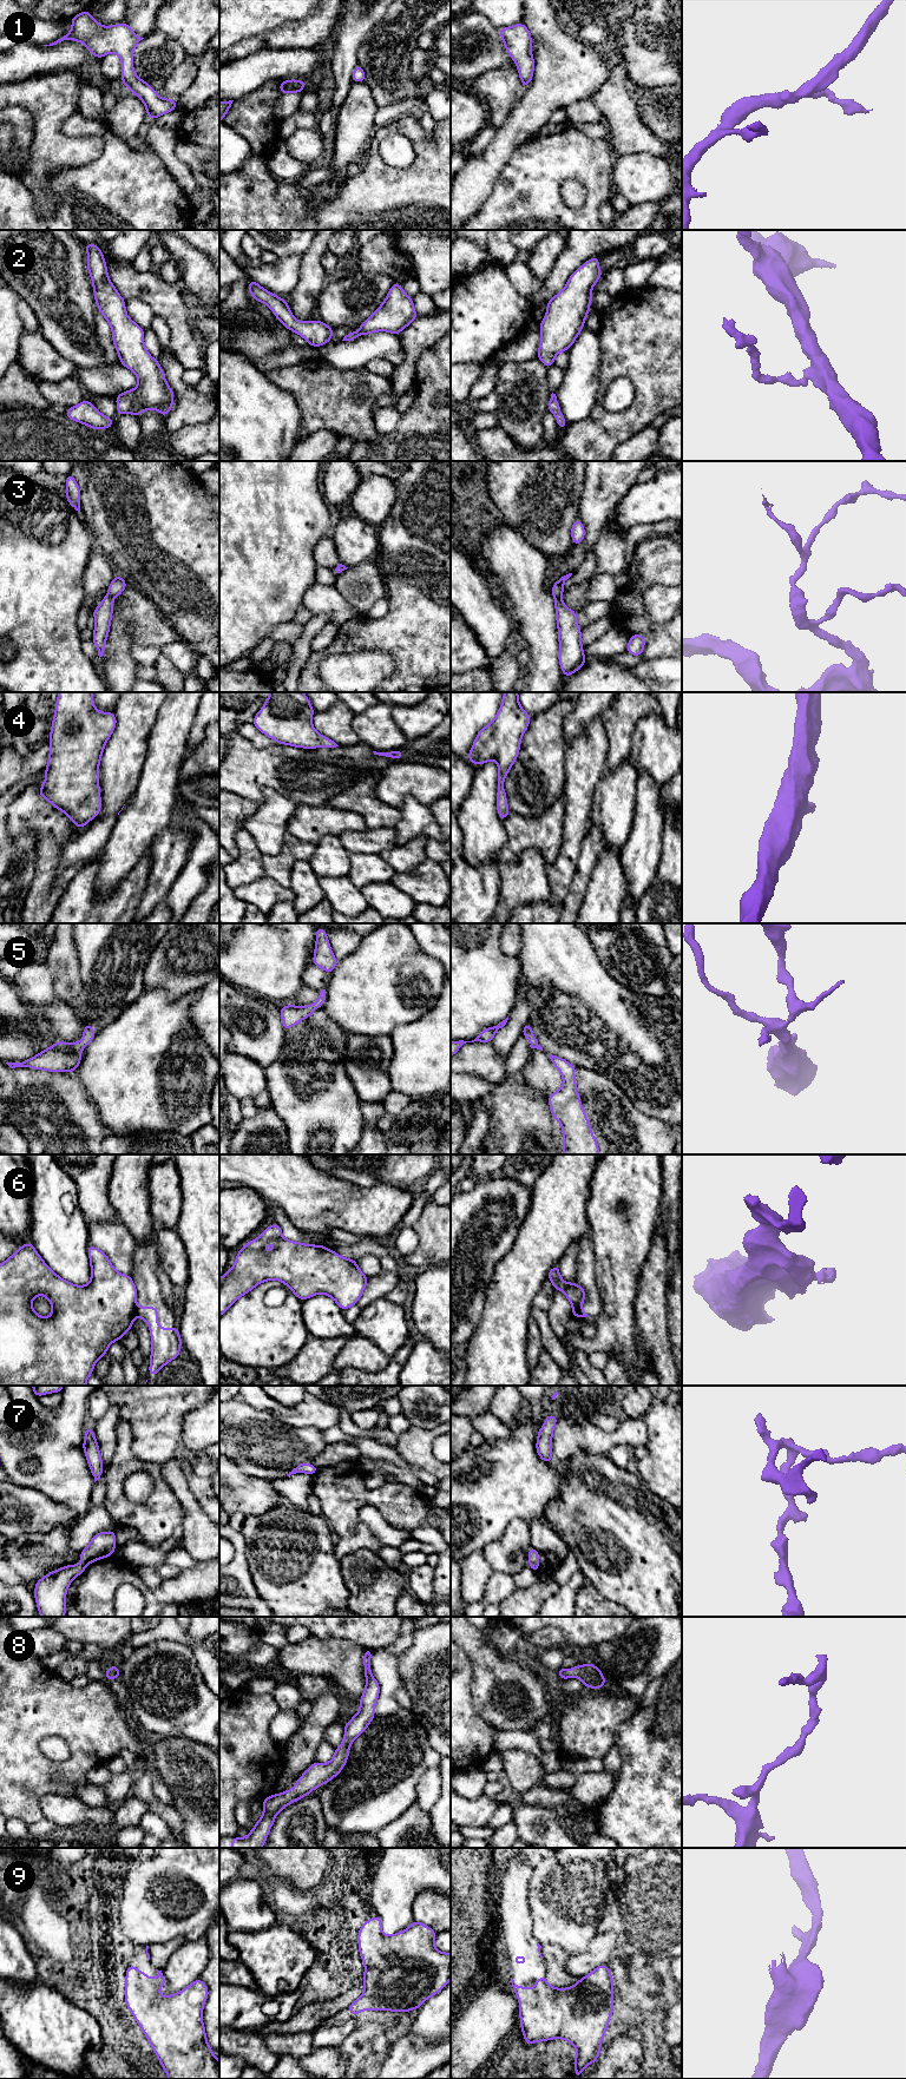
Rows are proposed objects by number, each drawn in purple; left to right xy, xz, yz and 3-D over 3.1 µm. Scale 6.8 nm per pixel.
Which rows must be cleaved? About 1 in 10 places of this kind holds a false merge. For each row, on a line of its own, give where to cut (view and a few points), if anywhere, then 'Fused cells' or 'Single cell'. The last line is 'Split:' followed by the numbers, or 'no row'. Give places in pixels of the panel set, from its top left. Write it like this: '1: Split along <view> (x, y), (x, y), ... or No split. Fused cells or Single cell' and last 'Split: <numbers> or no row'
1: No split. Single cell
2: No split. Single cell
3: No split. Single cell
4: No split. Single cell
5: No split. Single cell
6: Split along yz (578, 1306), (577, 1314), (579, 1316). Fused cells
7: No split. Single cell
8: No split. Single cell
9: No split. Single cell
Split: 6

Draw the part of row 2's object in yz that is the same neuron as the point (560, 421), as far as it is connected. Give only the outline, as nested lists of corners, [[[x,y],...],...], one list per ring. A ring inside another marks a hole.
[[[553,393],[551,394],[551,399],[547,403],[547,409],[556,416],[558,427],[565,429],[567,423],[564,416],[562,415],[557,396]]]

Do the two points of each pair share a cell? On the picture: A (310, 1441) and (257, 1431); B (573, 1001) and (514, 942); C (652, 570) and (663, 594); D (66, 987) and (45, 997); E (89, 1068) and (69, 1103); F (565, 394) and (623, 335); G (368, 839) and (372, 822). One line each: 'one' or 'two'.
A: one
B: two
C: two
D: two
E: two
F: two
G: two

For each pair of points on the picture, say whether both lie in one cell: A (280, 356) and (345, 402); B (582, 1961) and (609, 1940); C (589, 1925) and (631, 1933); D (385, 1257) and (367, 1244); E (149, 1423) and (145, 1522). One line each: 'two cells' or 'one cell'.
A: two cells
B: one cell
C: two cells
D: one cell
E: two cells

